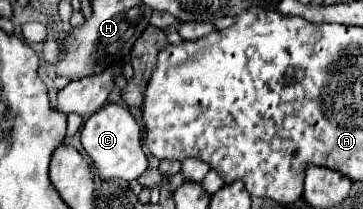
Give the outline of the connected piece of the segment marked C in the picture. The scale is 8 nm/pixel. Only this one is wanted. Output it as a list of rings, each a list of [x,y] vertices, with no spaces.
[[[107,104],[99,112],[89,116],[81,130],[81,144],[103,180],[117,178],[131,182],[137,180],[147,168],[147,156],[141,144],[141,128],[133,114],[121,104]]]

